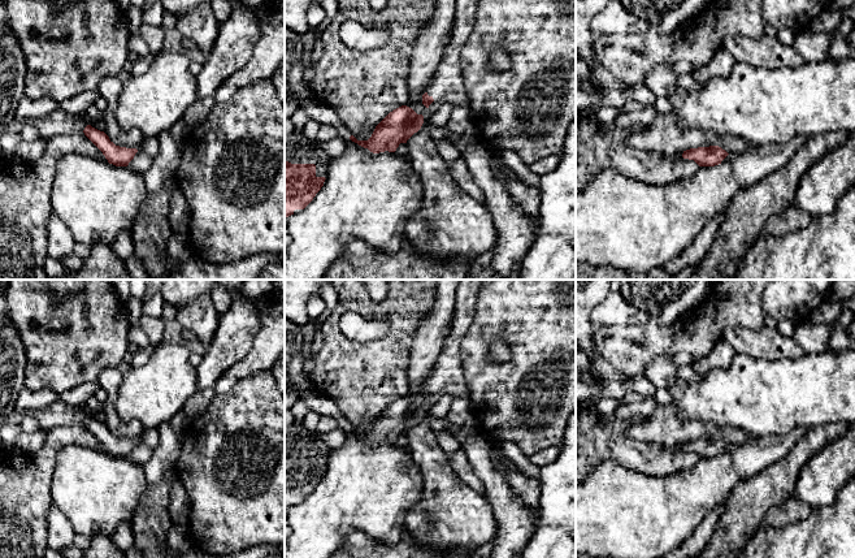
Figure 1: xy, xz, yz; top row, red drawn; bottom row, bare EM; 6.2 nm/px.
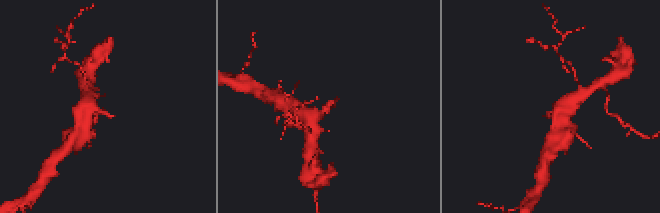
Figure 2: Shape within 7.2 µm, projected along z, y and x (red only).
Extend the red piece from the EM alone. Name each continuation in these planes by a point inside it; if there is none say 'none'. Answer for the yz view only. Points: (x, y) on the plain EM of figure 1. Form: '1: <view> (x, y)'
none

